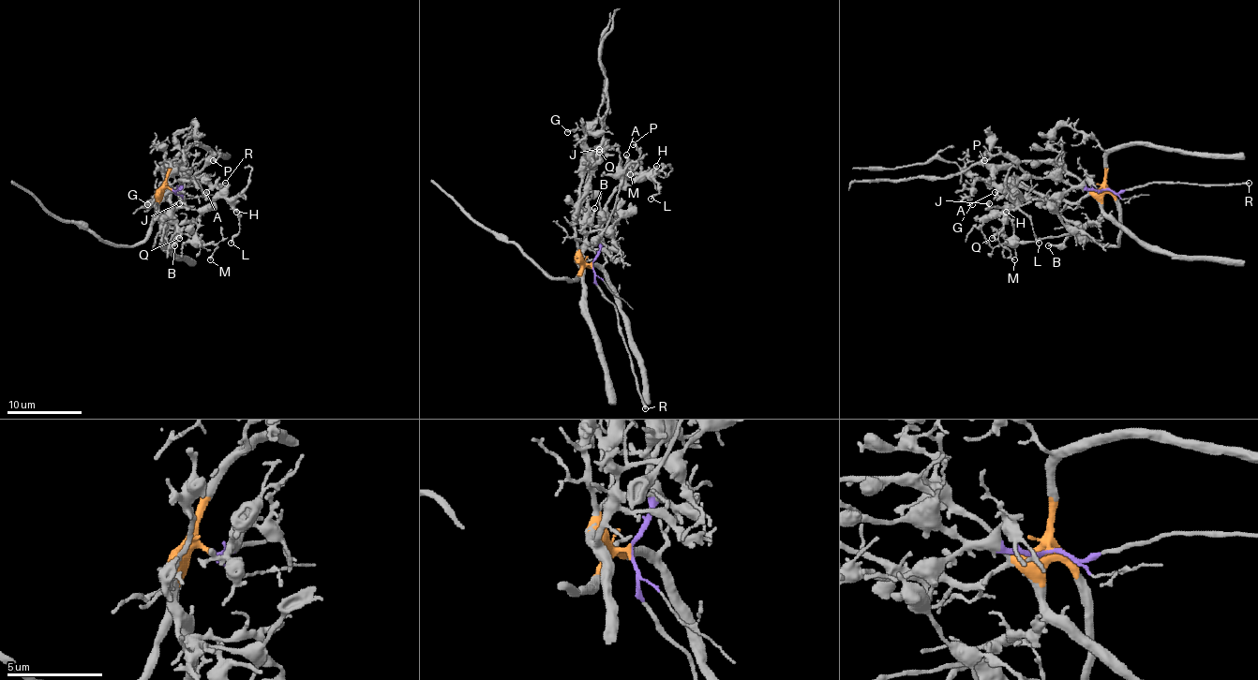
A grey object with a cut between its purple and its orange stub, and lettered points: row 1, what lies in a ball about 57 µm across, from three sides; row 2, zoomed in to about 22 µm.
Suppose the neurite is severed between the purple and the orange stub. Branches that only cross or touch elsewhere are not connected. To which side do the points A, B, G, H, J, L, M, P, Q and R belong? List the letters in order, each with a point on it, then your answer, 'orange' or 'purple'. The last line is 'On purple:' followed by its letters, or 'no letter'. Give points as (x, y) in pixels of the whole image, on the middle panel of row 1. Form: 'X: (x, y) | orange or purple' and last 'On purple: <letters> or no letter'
A: (626, 155) | purple
B: (594, 208) | orange
G: (567, 132) | orange
H: (656, 166) | purple
J: (599, 149) | orange
L: (651, 199) | purple
M: (630, 174) | orange
P: (633, 144) | purple
Q: (599, 152) | orange
R: (645, 408) | purple
On purple: A, H, L, P, R

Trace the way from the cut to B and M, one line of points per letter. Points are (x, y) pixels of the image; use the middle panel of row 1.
B: (591, 265), (577, 259), (581, 256), (585, 237), (583, 228), (591, 220), (594, 209)
M: (591, 265), (577, 259), (606, 226), (615, 203), (619, 174), (636, 161), (638, 165), (631, 174)

